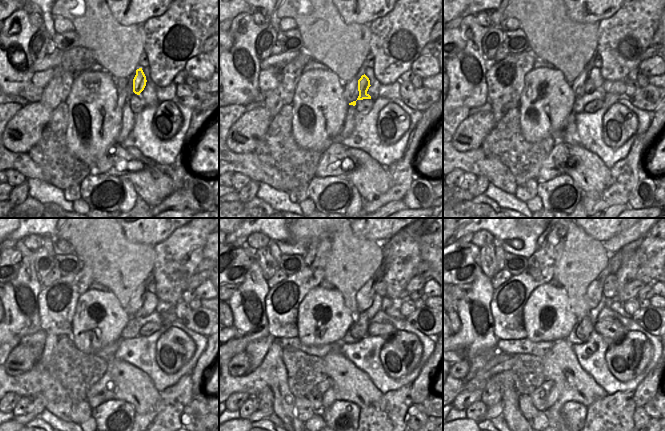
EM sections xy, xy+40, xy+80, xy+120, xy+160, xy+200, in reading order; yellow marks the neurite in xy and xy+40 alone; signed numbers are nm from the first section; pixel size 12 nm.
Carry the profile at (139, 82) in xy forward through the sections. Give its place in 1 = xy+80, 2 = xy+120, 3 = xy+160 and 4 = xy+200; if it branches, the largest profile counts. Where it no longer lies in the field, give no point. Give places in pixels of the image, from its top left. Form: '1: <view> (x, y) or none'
1: xy+80 (590, 93)
2: xy+120 (132, 329)
3: xy+160 (359, 329)
4: xy+200 (584, 327)

